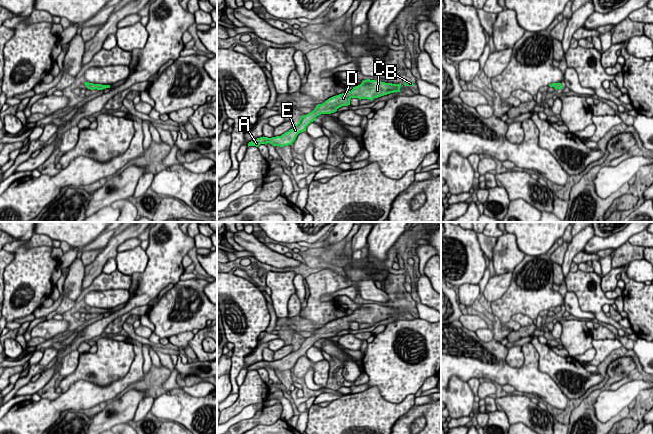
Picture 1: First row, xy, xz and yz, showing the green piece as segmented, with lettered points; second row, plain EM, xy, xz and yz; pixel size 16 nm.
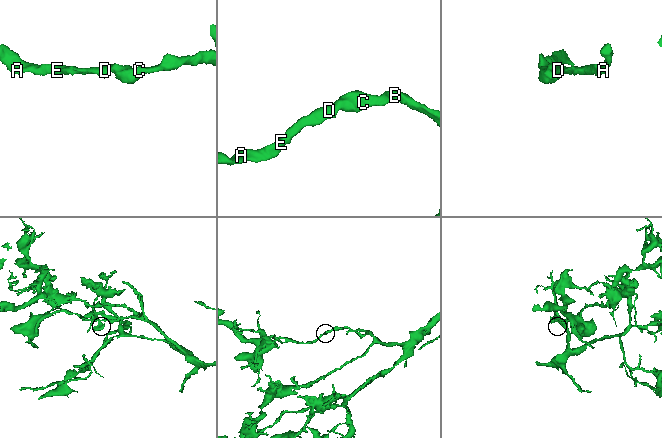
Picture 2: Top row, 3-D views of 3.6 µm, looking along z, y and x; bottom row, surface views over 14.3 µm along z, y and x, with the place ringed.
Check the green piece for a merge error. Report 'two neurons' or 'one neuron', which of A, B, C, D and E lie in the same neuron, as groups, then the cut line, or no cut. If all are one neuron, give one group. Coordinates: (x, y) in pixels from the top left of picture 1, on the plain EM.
one neuron | A B C D E | no cut

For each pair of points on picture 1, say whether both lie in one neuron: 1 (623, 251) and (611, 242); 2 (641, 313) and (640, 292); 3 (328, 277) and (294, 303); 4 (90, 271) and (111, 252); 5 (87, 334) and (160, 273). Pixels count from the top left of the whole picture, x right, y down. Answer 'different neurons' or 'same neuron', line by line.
1: different neurons
2: same neuron
3: different neurons
4: same neuron
5: same neuron

